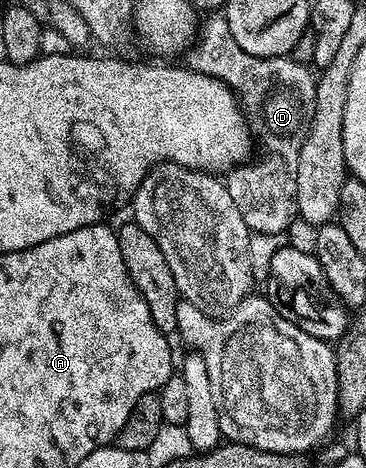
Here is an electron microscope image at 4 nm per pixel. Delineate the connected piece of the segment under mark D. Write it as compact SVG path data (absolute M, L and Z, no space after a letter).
M226 17L208 18L211 19L204 26L202 23L198 27L197 37L186 51L186 69L221 80L234 92L258 149L259 146L263 149L259 158L257 154L242 166L227 171L225 181L229 197L233 199L233 204L237 204L237 212L241 212L252 232L282 235L298 215L298 156L301 155L314 114L316 75L311 75L291 56L249 56L249 52L245 52L245 48L233 40Z

